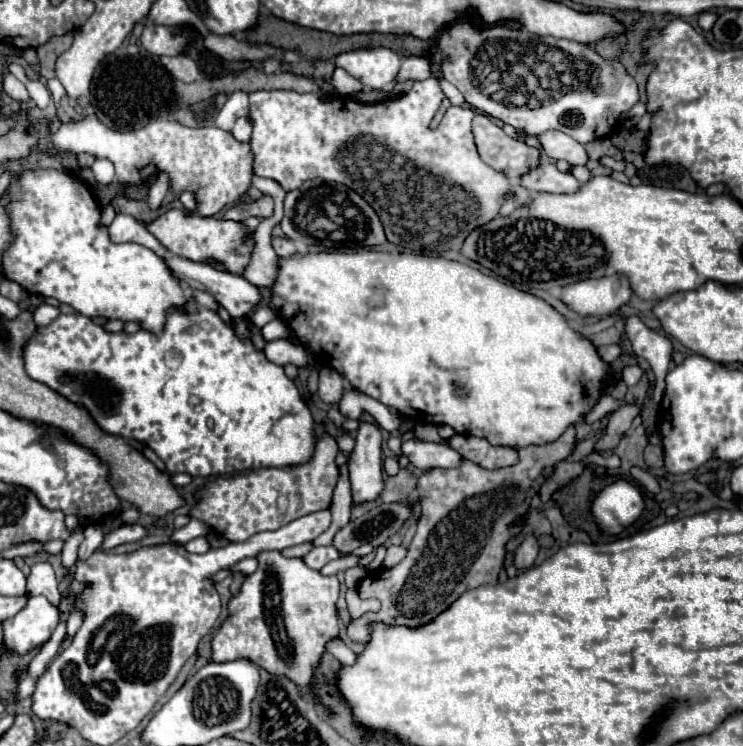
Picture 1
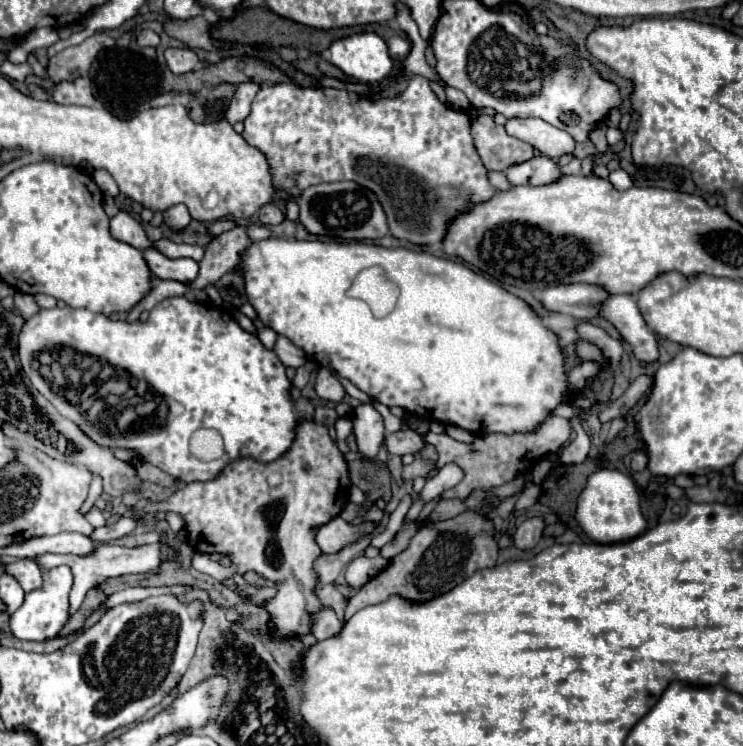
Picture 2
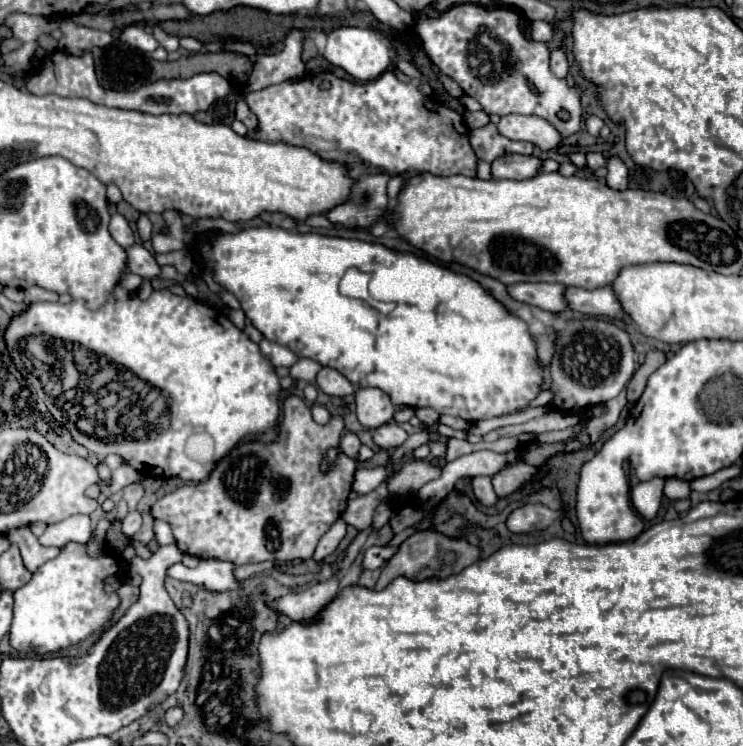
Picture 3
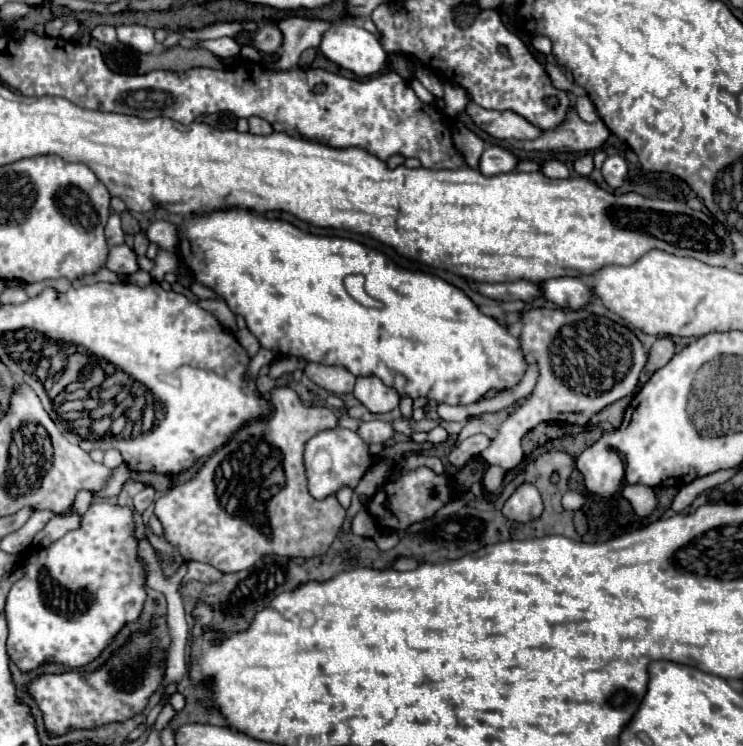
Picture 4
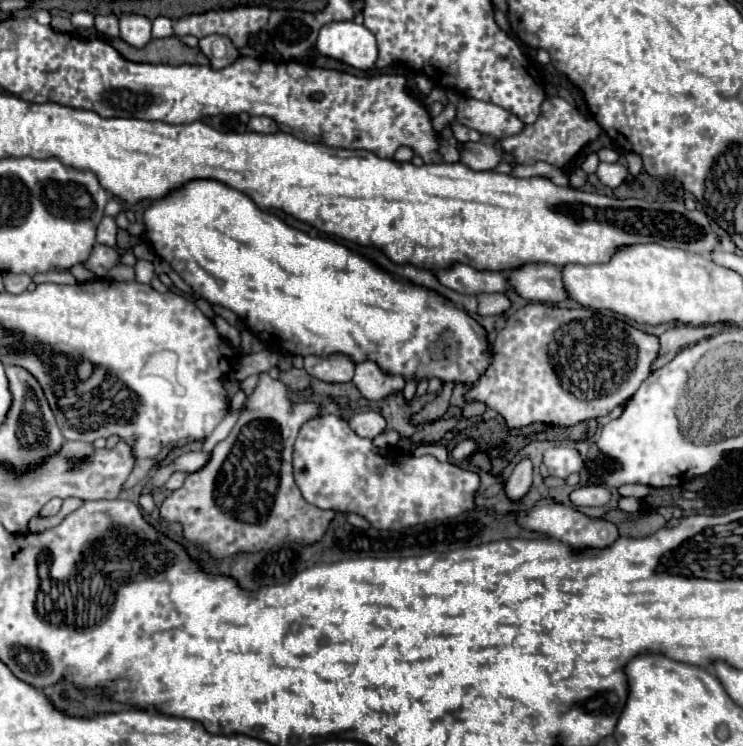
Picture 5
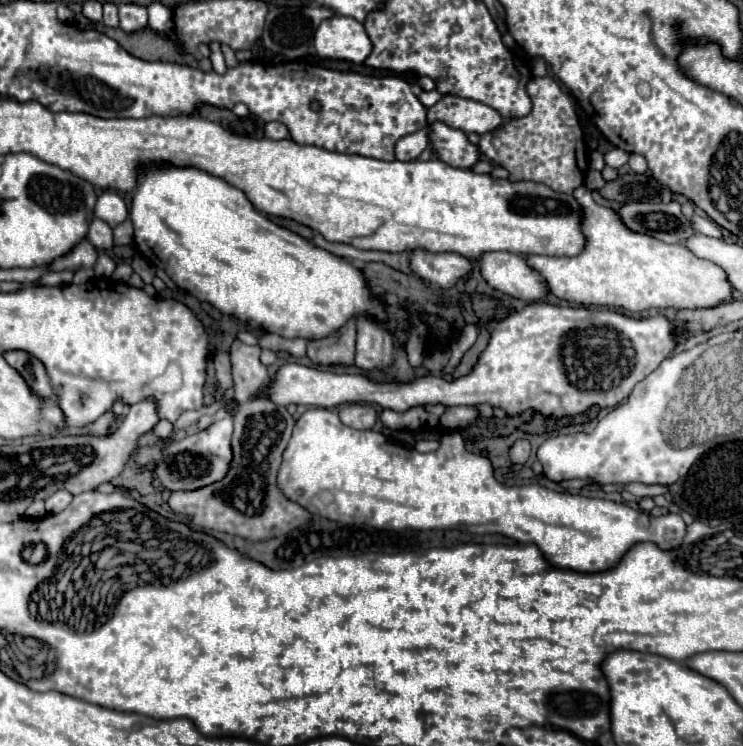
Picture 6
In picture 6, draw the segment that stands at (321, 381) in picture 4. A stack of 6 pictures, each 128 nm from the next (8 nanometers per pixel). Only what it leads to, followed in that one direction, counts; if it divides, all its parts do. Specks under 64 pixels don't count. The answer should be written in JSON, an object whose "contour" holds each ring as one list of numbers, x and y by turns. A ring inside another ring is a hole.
{"contour":[[350,320,344,328,328,338,308,342,308,358,316,366,352,366,356,350,356,322]]}

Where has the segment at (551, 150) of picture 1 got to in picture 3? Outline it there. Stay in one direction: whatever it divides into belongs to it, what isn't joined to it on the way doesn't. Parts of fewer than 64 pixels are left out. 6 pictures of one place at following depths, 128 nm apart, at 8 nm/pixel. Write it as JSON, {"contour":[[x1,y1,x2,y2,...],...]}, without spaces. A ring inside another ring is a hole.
{"contour":[[508,114,500,118,498,130,510,140,530,142,542,152,550,152,564,142,564,136,560,136,560,132,556,132,556,128,552,128,552,124,548,124,548,120,540,116]]}

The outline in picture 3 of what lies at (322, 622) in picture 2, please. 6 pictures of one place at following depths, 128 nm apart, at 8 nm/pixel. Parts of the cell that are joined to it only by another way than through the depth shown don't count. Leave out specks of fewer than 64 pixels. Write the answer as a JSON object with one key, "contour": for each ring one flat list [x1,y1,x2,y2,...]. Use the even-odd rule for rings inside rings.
{"contour":[[200,560,196,568,188,568,182,562,168,566,166,574,176,580,200,584,208,590,224,592,224,590,240,590,240,580,232,574,234,564,226,560],[332,576,330,580,314,584,298,594,284,594,272,600,270,606,290,616,292,620,314,622,316,616,334,600,336,594,338,594,338,580]]}

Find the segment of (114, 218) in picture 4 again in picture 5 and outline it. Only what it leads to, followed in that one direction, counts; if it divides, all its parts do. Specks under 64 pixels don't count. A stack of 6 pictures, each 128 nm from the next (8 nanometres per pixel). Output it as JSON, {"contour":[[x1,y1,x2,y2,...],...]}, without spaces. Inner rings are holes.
{"contour":[[104,216,100,226,98,226,98,244,106,244,106,246,116,246,116,234,118,234,118,226,116,220,112,216]]}

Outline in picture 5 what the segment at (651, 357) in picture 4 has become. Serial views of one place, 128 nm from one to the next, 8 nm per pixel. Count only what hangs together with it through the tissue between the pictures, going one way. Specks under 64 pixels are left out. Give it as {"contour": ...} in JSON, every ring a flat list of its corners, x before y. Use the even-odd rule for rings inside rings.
{"contour":[[716,324,716,326,700,326,700,328,690,328,690,326,676,326,676,328,670,328,666,330,658,340,660,340,660,352,658,352,658,358,654,360,652,364,652,370,658,370,662,368,664,364,668,364,676,352,684,346,690,346,690,344,696,344,698,340,702,338,708,338,712,334,716,334,722,326]]}

